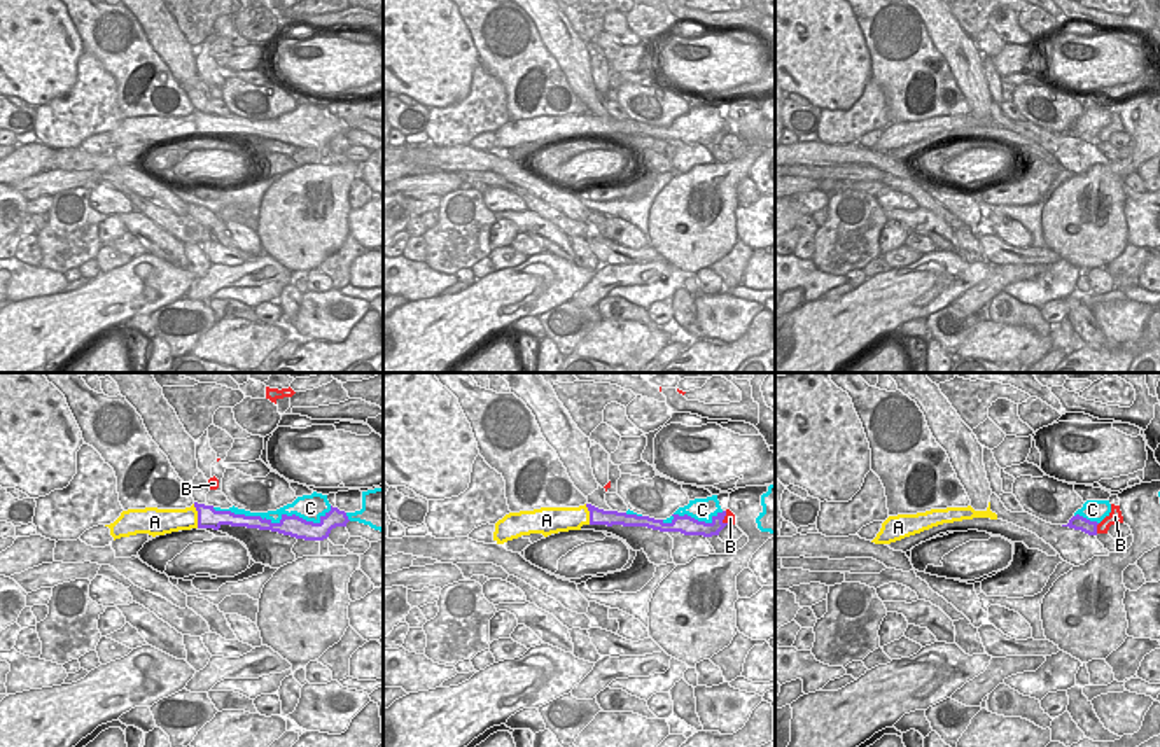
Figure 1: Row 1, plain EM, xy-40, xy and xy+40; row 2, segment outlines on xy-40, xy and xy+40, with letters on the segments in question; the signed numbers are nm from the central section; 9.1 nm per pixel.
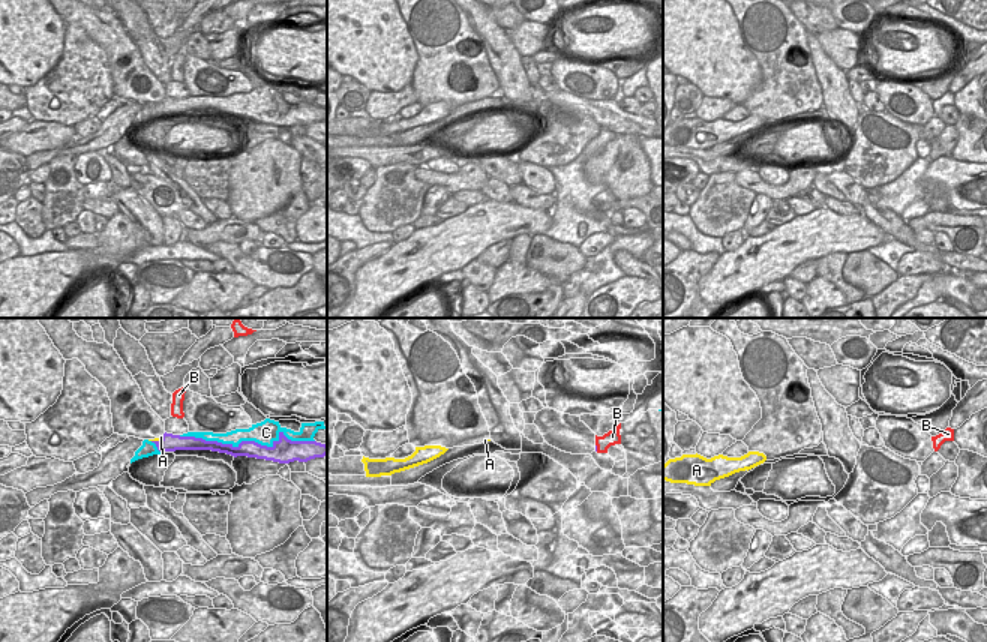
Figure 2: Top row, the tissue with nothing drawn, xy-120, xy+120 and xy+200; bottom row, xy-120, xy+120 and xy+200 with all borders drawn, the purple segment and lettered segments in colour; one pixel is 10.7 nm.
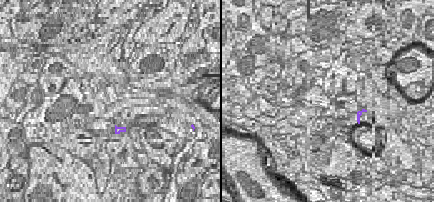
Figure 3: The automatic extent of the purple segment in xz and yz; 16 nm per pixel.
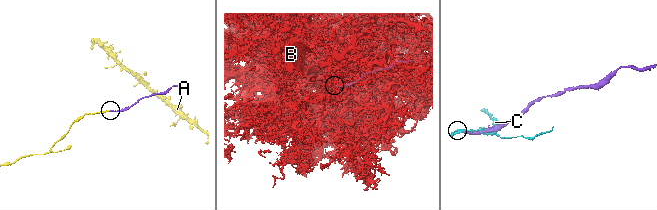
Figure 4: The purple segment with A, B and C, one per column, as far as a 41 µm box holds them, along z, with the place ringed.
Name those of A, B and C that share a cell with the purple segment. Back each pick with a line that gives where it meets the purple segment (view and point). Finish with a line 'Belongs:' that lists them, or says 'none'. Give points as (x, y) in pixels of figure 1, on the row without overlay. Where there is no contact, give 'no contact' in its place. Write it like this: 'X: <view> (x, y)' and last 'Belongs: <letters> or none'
A: xy-40 (198, 125)
Belongs: A

